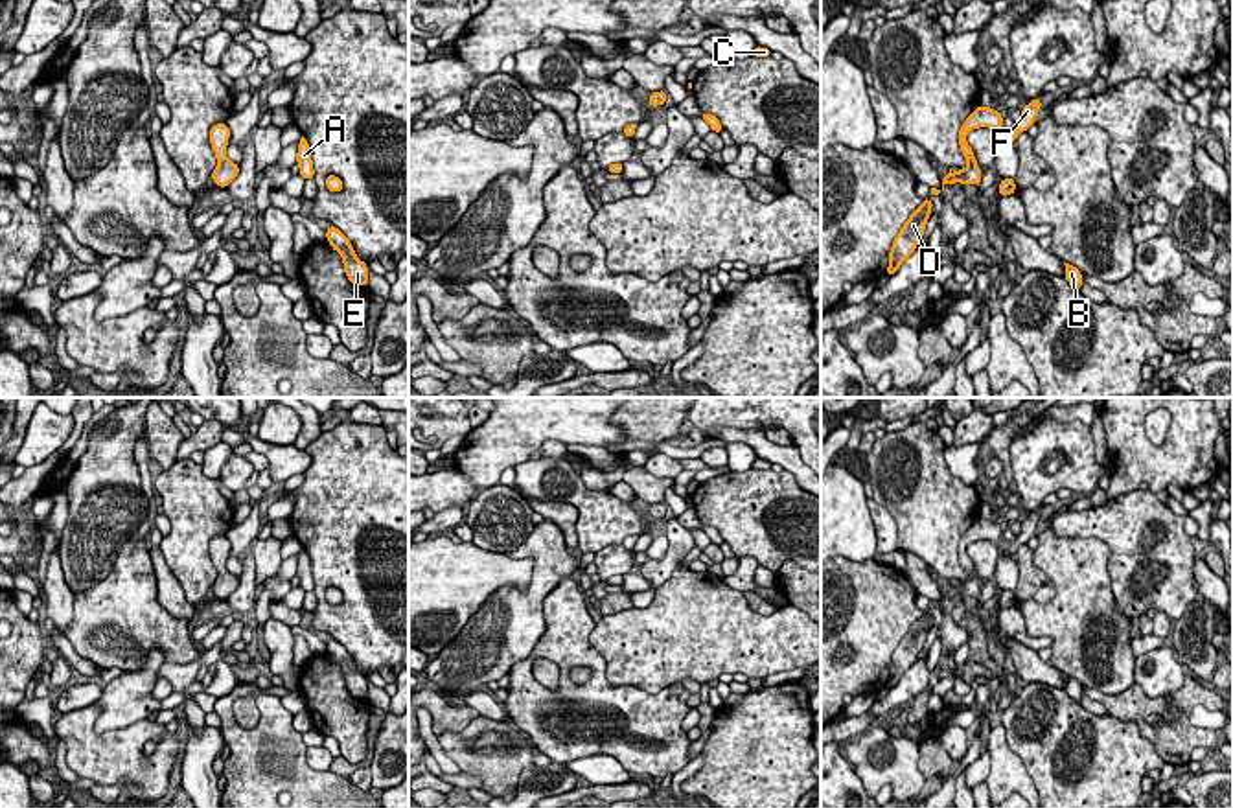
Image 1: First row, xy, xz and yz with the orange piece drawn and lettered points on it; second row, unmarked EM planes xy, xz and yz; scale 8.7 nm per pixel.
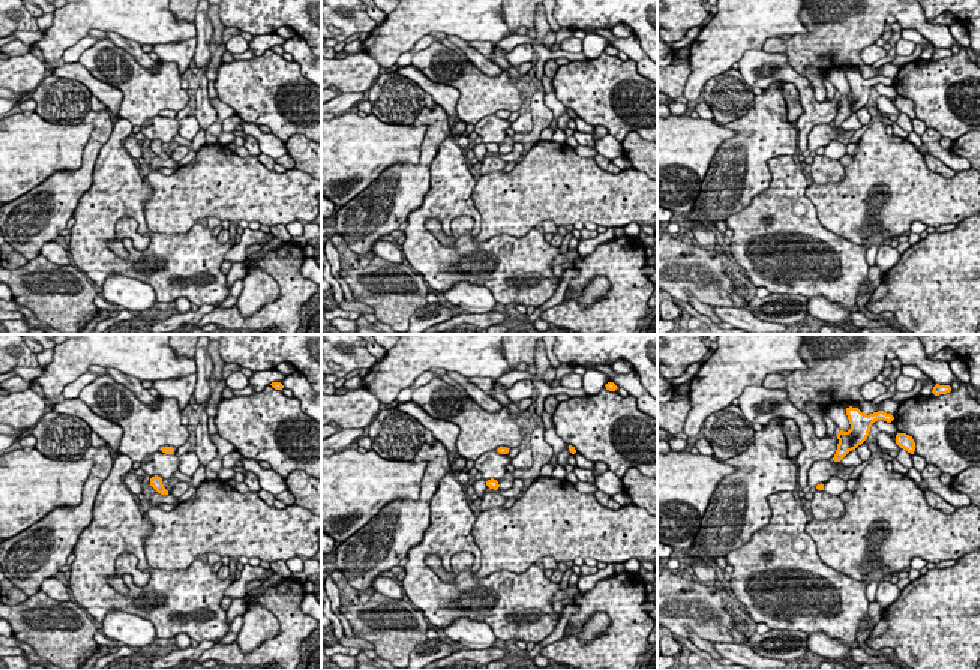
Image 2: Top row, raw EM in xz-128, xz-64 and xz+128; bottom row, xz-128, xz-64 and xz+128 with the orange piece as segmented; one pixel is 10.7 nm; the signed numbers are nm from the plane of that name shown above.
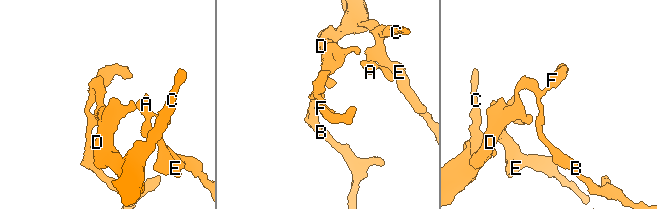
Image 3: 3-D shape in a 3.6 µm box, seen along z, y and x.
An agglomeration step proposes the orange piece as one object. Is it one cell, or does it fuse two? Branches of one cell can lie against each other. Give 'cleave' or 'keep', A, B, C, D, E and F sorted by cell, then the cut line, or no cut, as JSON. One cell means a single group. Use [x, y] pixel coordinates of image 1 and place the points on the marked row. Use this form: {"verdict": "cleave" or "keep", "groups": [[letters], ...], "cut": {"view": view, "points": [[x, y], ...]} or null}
{"verdict": "keep", "groups": [["A", "B", "C", "D", "E", "F"]], "cut": null}

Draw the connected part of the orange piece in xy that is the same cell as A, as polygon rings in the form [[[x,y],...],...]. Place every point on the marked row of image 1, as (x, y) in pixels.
[[[304,136],[298,142],[296,164],[300,166],[300,177],[315,179],[309,142]]]

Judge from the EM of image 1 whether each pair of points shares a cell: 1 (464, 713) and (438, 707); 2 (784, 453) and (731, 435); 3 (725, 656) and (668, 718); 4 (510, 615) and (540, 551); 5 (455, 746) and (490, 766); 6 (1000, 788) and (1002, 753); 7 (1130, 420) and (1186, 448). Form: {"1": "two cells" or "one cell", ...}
{"1": "one cell", "2": "one cell", "3": "two cells", "4": "one cell", "5": "one cell", "6": "one cell", "7": "one cell"}

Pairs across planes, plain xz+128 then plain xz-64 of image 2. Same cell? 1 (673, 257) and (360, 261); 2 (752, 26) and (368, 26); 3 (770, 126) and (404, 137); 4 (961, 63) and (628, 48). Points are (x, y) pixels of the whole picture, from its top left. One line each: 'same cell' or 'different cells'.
1: same cell
2: different cells
3: different cells
4: different cells

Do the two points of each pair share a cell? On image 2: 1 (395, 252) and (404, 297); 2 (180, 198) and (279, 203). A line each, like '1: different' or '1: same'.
1: different
2: same

